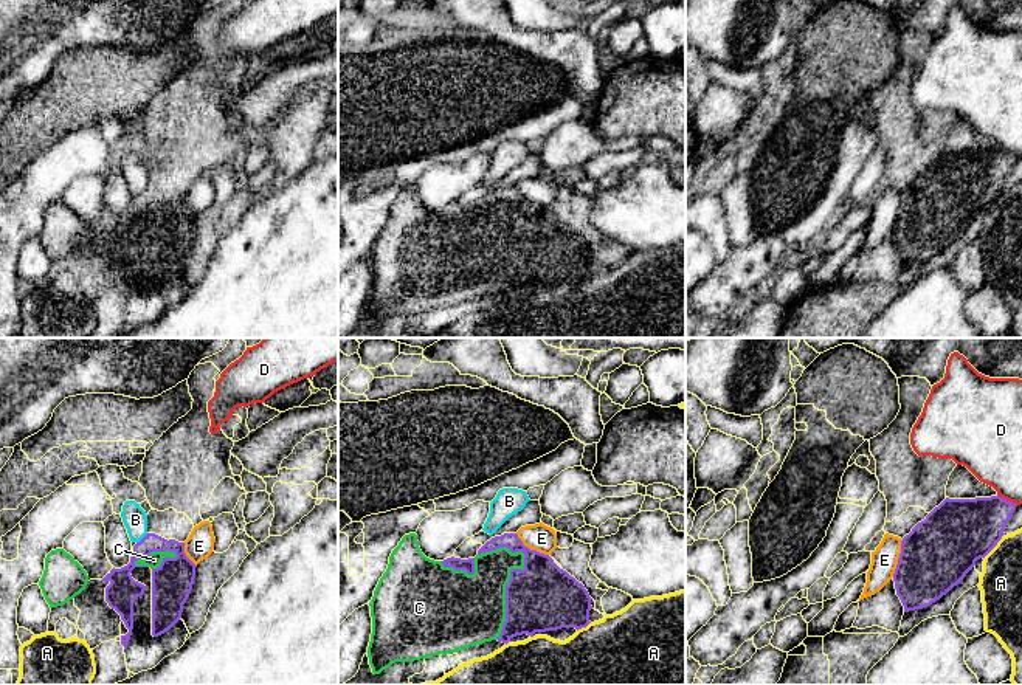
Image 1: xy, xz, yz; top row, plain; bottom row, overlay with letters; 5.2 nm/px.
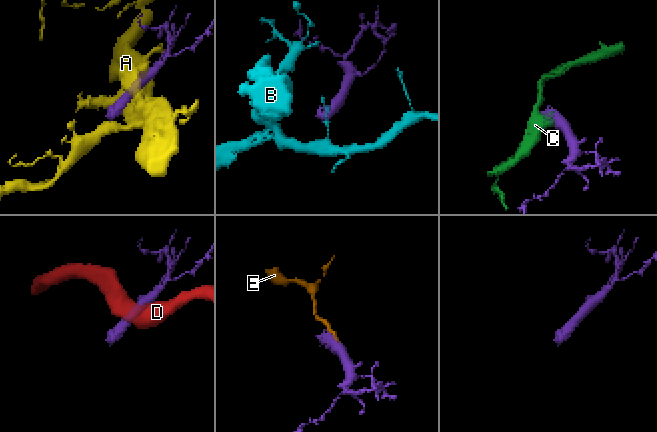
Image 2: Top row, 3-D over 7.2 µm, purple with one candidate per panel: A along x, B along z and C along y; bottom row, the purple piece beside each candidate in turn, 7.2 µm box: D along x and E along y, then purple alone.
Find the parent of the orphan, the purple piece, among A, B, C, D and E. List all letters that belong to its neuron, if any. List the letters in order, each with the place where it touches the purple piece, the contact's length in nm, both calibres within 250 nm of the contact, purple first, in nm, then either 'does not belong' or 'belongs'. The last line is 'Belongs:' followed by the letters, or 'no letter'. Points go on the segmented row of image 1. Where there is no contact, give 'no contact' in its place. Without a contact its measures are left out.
A: meets purple in yz at (994, 546); contact 160 nm long; 360 nm thick on the purple side, 220 nm on the other; does not belong
B: meets purple in xy at (143, 538); contact 80 nm long; 190 nm thick on the purple side, 130 nm on the other; does not belong
C: meets purple in xz at (507, 583); contact 500 nm long; 360 nm thick on the purple side, 360 nm on the other; belongs
D: meets purple in yz at (1005, 499); contact 120 nm long; 320 nm thick on the purple side, 300 nm on the other; does not belong
E: meets purple in yz at (898, 558); contact 200 nm long; 360 nm thick on the purple side, 140 nm on the other; does not belong
Belongs: C

